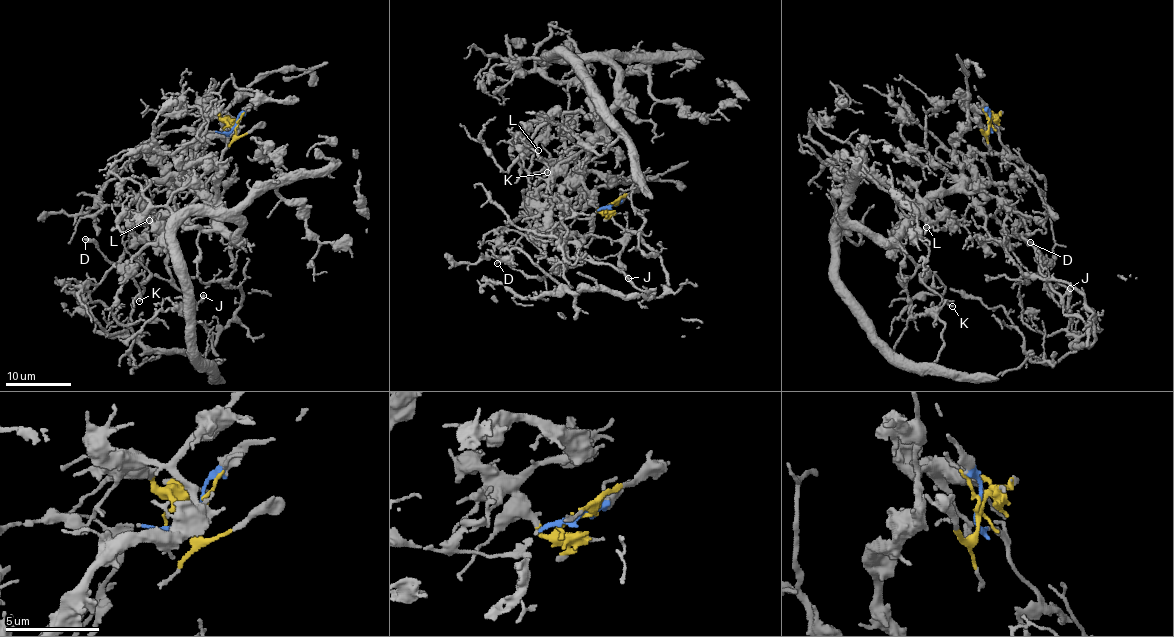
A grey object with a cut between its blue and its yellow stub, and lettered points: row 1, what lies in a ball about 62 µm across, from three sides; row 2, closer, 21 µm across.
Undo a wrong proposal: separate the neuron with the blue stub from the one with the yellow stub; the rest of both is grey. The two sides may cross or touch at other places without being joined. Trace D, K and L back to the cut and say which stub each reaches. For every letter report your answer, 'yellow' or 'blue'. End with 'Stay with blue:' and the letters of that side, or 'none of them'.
D: blue
K: yellow
L: yellow
Stay with blue: D

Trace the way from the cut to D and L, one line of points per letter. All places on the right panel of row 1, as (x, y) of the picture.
D: (988, 124), (1009, 151), (1044, 179), (1044, 205), (1050, 214), (1055, 246), (1050, 263), (1028, 245), (1030, 242)
L: (988, 124), (992, 114), (968, 110), (951, 144), (962, 177), (892, 234), (900, 222), (926, 226)

